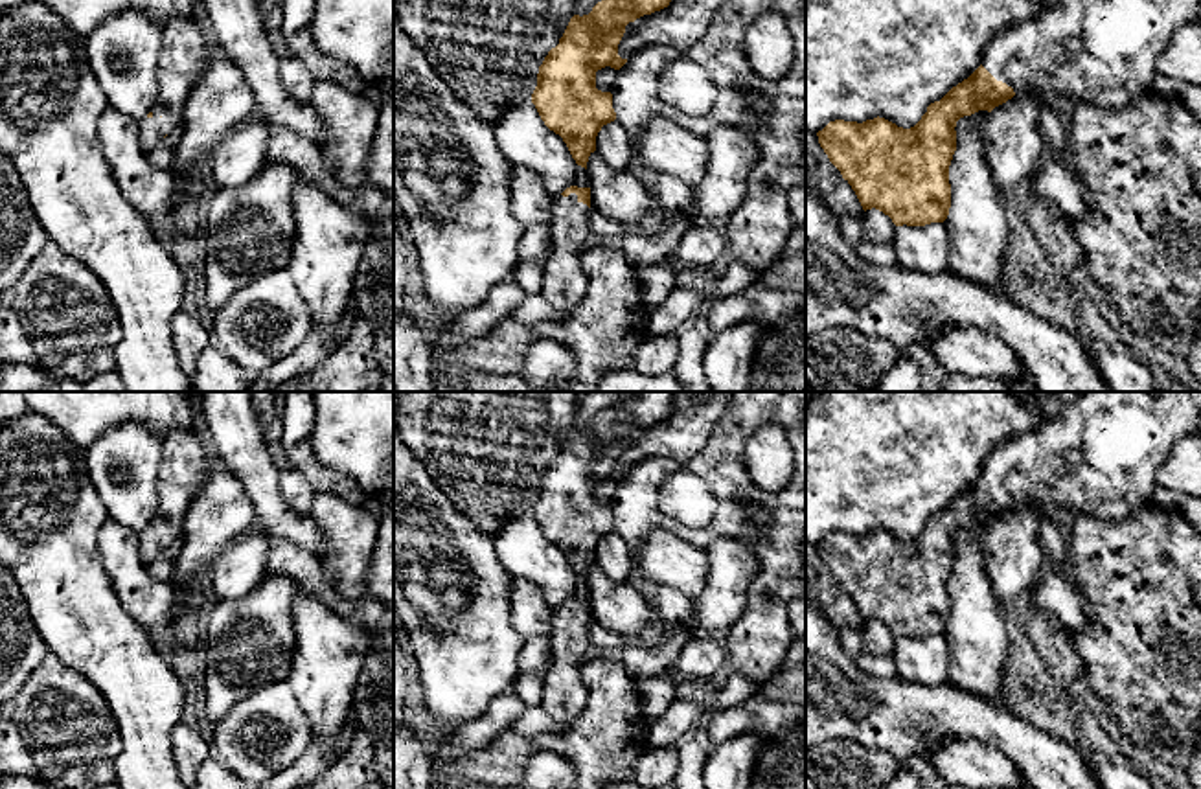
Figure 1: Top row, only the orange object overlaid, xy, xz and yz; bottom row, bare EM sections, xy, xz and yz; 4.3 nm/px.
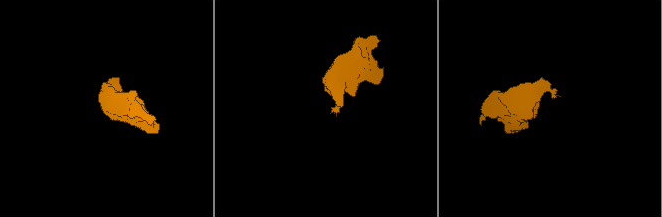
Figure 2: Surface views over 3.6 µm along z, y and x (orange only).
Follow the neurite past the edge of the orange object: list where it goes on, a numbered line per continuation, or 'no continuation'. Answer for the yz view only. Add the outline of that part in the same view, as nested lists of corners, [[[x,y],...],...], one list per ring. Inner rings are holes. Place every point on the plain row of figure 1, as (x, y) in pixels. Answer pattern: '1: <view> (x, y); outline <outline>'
1: yz (1100, 455); outline [[[1083,392],[1063,414],[997,447],[982,478],[1013,500],[1058,520],[1061,509],[1120,520],[1151,500],[1155,471],[1172,447],[1201,429],[1201,392]]]

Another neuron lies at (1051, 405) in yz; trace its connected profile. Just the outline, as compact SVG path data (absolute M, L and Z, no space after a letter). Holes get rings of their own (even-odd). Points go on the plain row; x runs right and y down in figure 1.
M1030 392L1035 399L1043 421L1052 421L1063 414L1083 392Z

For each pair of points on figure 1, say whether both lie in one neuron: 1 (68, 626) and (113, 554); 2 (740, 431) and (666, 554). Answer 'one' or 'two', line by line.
1: two
2: two

